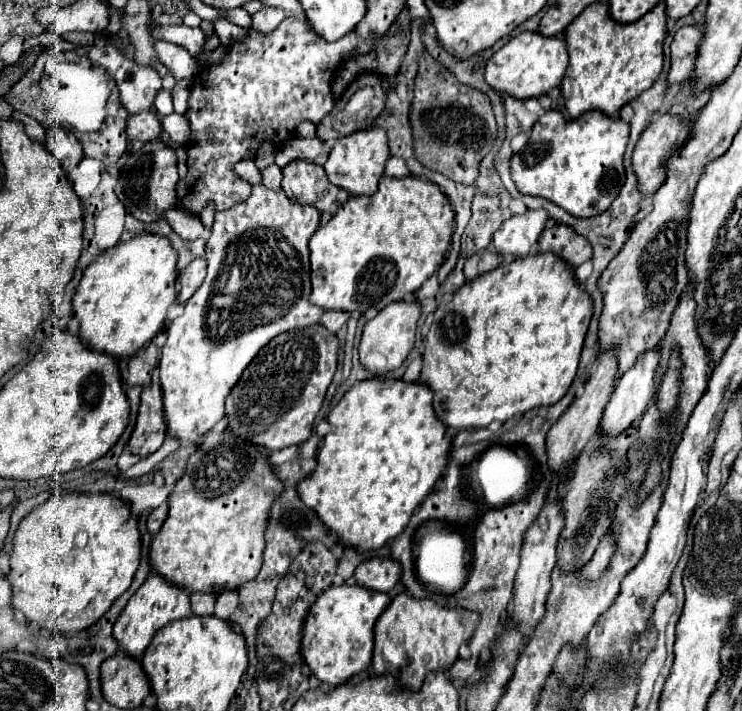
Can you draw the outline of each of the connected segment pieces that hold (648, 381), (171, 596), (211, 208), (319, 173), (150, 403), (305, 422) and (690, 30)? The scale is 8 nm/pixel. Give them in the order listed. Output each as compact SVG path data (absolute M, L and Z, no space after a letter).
M655 347L653 351L645 351L645 355L641 355L641 359L637 359L635 367L629 369L617 383L605 413L601 417L601 431L607 435L619 435L623 429L627 429L631 423L635 423L637 419L641 419L641 415L645 413L649 401L655 395L657 389L657 381L655 381L655 371L659 367L659 357L661 357L661 347Z
M149 575L145 579L145 583L129 599L129 603L125 605L125 611L121 611L121 615L113 627L113 637L117 639L117 643L121 645L121 649L125 653L129 653L131 657L141 657L157 629L161 629L163 625L167 625L175 619L185 619L189 615L191 615L189 591L183 587L177 587L175 583L167 581L161 575Z
M207 203L205 207L203 207L203 211L201 211L201 219L203 219L203 225L205 225L205 235L209 233L209 229L211 229L211 225L213 225L213 217L215 217L215 203Z
M307 159L283 167L283 189L291 201L315 205L319 211L327 211L339 195L339 187L327 181L325 169Z
M149 383L143 387L141 393L141 407L137 415L137 425L129 439L129 451L139 457L147 457L155 453L163 441L165 435L165 415L161 415L161 385Z
M323 325L277 335L265 345L233 387L225 411L231 431L269 451L299 445L313 433L313 421L323 405L337 369L339 341Z
M685 25L675 33L671 43L671 71L667 77L669 83L683 83L693 75L701 39L703 31L697 25Z

